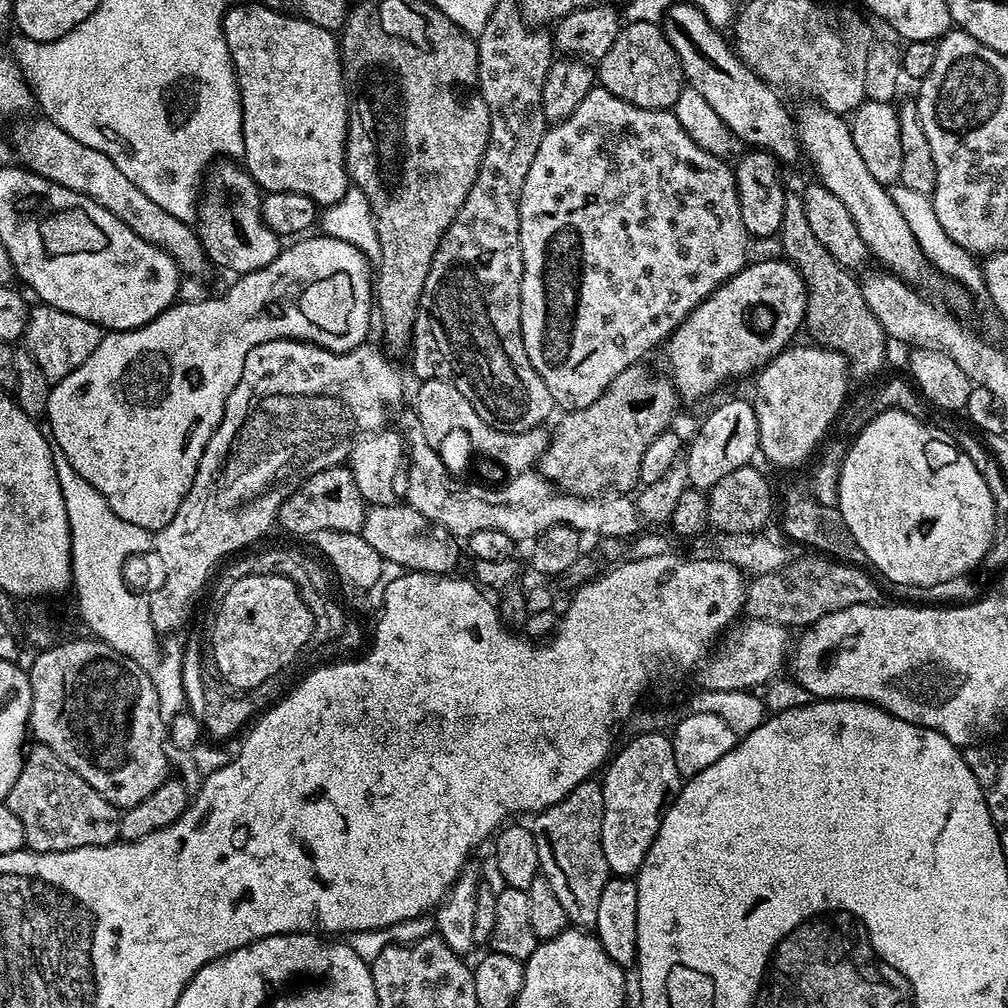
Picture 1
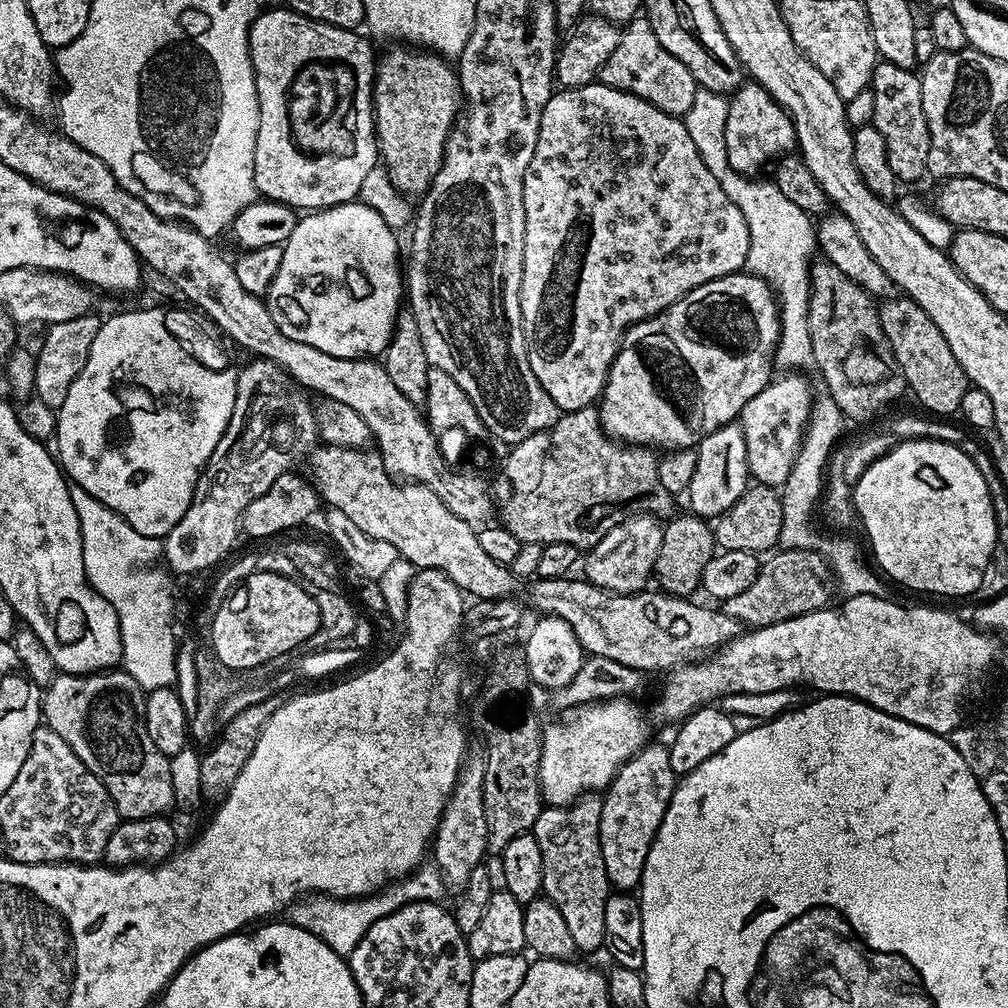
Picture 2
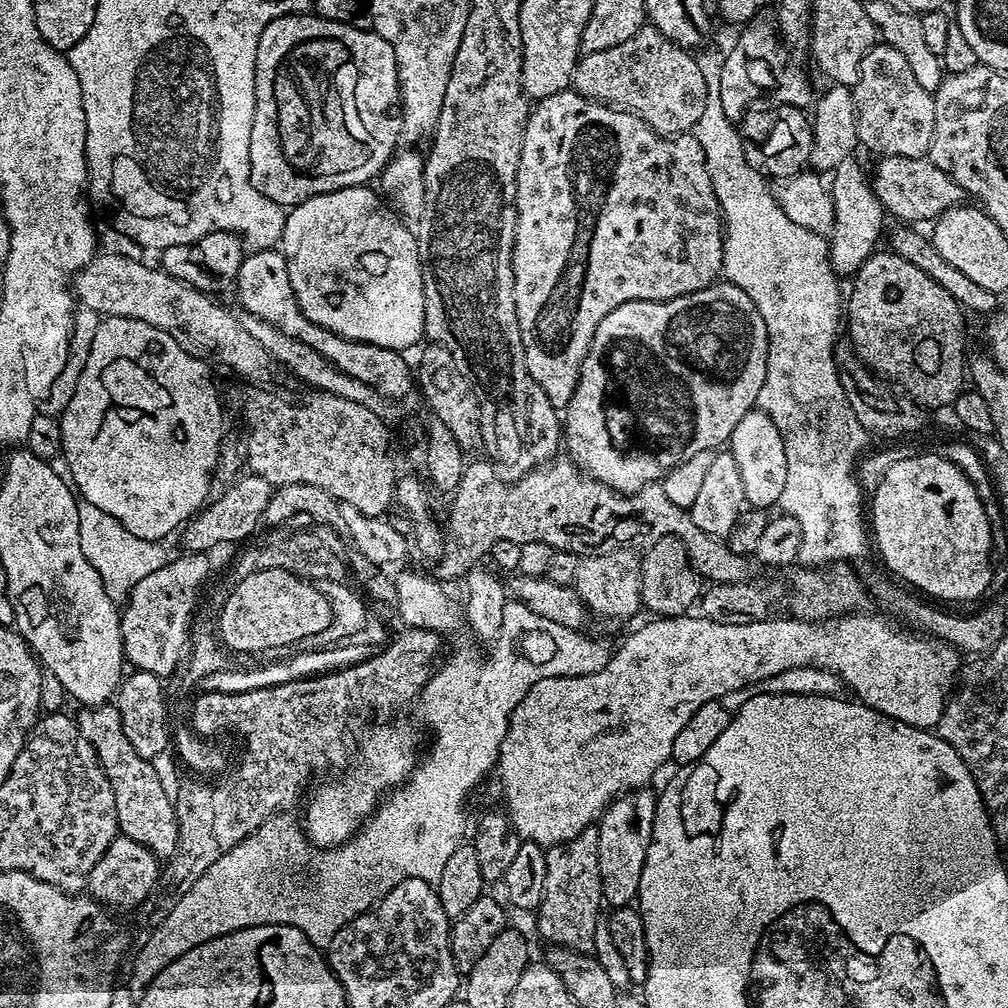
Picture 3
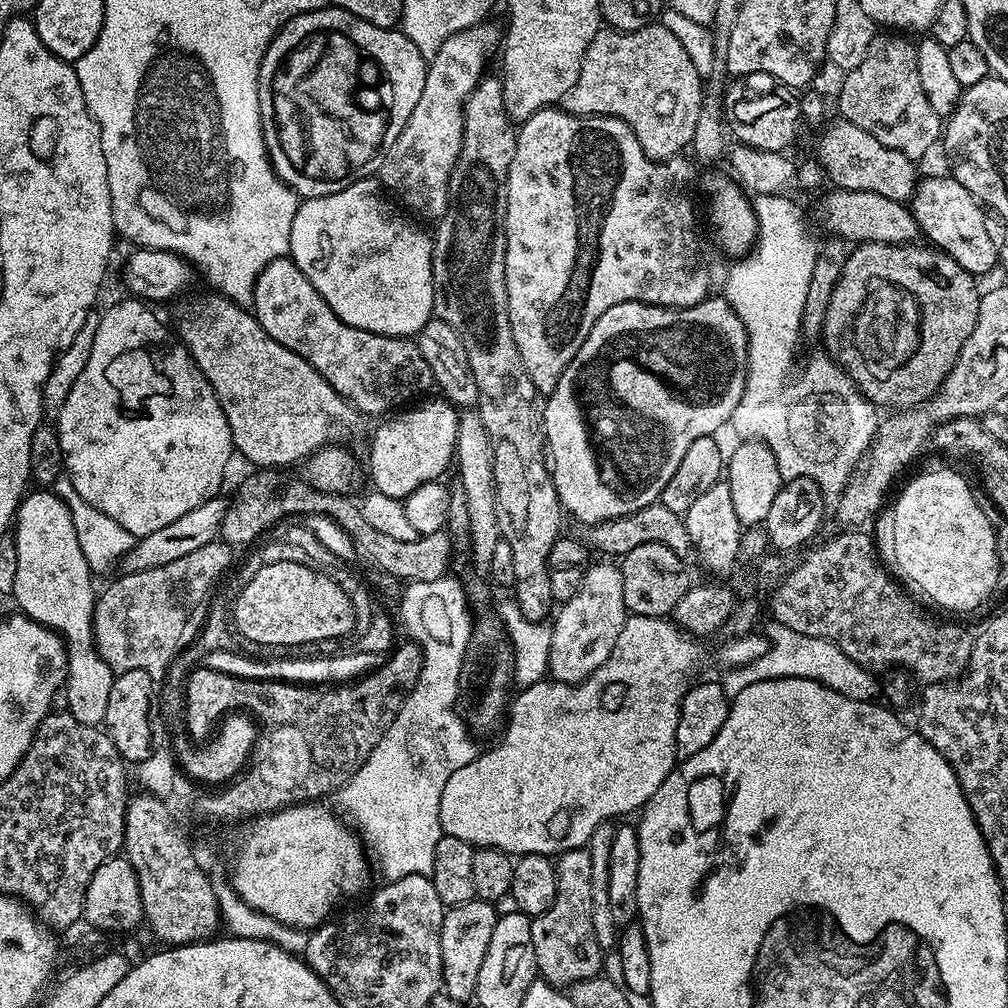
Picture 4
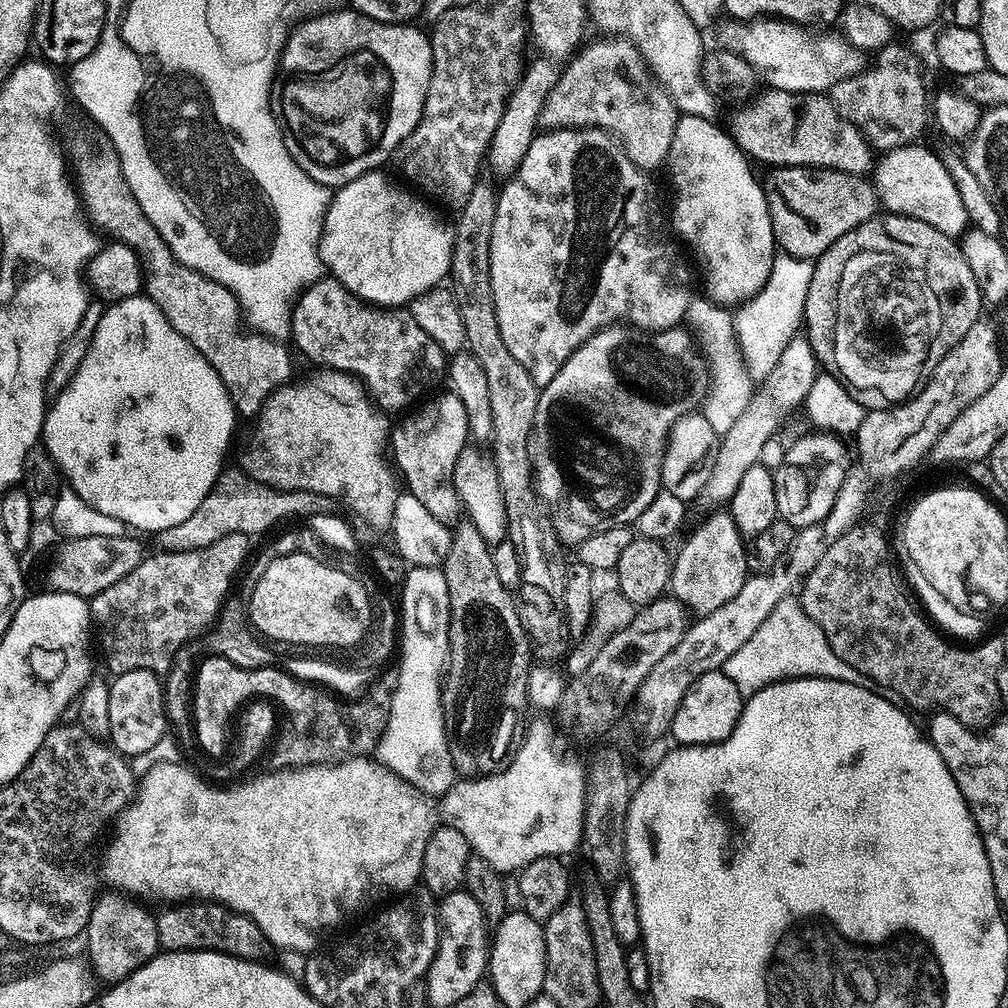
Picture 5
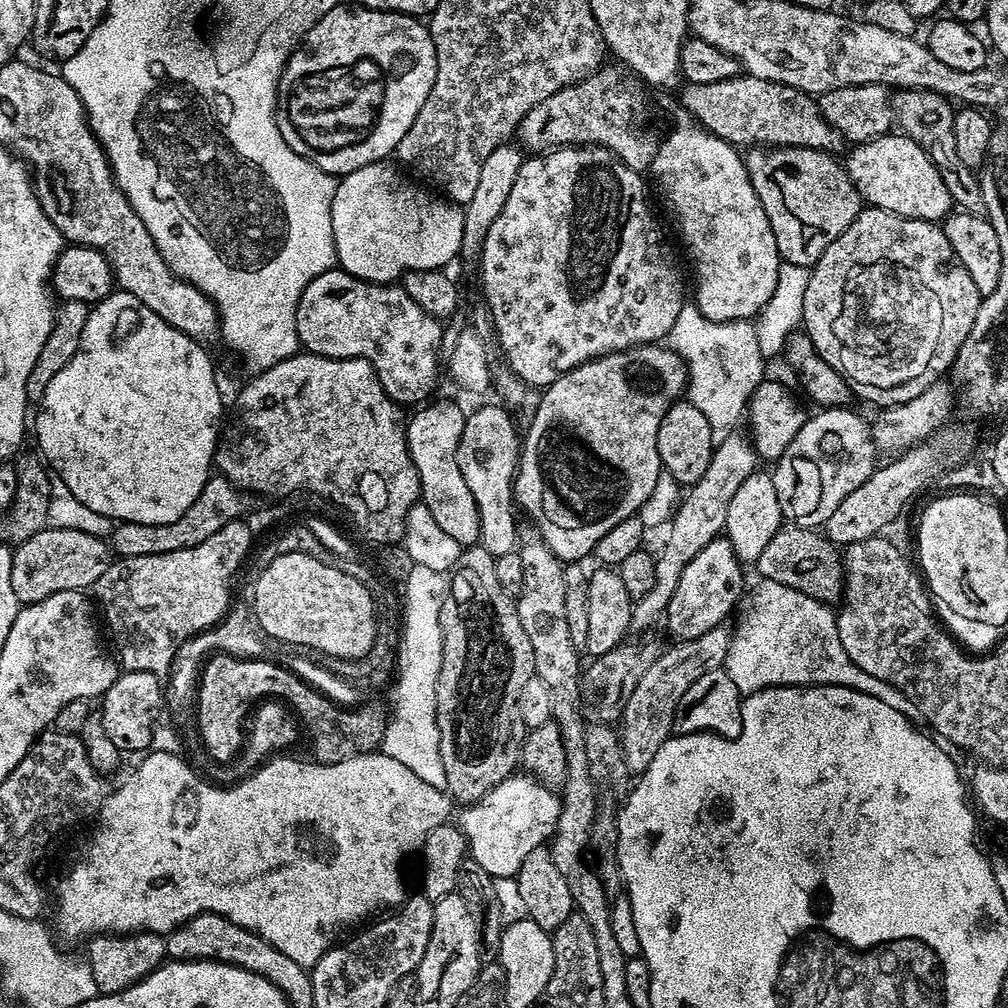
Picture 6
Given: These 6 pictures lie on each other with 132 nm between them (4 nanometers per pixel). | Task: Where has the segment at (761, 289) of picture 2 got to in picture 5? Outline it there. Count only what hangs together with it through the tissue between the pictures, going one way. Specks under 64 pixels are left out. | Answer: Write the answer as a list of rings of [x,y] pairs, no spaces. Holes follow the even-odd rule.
[[[624,322],[609,324],[595,332],[578,350],[574,350],[562,370],[554,374],[547,386],[539,389],[528,453],[536,477],[536,491],[548,505],[556,532],[565,545],[575,546],[595,532],[631,525],[662,490],[660,467],[668,446],[668,433],[681,416],[697,411],[710,391],[710,376],[705,371],[706,364],[701,359],[699,347],[690,349],[684,360],[675,360],[670,353],[660,352],[656,345],[678,343],[678,333],[676,330],[651,333]],[[667,372],[676,376],[680,384],[670,385],[668,392],[652,392],[649,396],[627,388],[620,377],[664,376]]]

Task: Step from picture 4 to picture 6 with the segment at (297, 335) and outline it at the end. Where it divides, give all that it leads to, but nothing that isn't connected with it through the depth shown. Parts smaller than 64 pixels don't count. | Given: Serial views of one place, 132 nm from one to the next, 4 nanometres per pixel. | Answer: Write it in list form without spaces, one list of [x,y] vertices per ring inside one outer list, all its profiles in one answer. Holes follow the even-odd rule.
[[[339,266],[318,274],[306,286],[296,311],[300,348],[305,353],[370,362],[386,394],[401,406],[423,405],[436,388],[436,371],[442,368],[440,340],[446,334],[440,324],[437,317],[426,314],[406,294],[404,287],[395,283],[371,284]]]

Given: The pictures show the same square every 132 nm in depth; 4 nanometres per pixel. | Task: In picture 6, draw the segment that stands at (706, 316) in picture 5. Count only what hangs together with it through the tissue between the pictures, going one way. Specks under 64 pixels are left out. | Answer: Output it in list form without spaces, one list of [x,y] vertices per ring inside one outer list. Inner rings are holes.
[[[685,302],[682,310],[678,310],[678,319],[668,331],[666,344],[671,351],[680,357],[683,367],[688,367],[688,388],[686,384],[686,396],[689,401],[702,400],[697,409],[706,414],[706,422],[712,424],[713,433],[723,438],[737,431],[736,423],[743,421],[748,407],[748,397],[752,391],[766,379],[764,364],[766,358],[758,350],[758,336],[755,323],[747,320],[735,320],[734,322],[714,322],[703,316],[696,309],[695,303]]]

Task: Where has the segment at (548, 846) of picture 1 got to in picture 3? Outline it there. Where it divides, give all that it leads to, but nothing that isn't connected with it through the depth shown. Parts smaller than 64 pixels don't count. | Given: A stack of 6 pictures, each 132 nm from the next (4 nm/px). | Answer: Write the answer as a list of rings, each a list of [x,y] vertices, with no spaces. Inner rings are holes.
[[[599,827],[582,830],[574,838],[551,845],[546,851],[546,890],[534,913],[536,928],[549,945],[594,953],[594,930],[602,919],[602,886],[598,870]]]

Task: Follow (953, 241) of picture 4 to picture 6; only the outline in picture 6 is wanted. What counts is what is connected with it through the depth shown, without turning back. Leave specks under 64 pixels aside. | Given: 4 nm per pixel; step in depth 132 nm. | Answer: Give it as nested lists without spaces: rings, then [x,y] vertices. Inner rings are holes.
[[[903,134],[875,136],[865,144],[851,149],[846,167],[848,176],[854,182],[861,201],[865,205],[881,208],[911,220],[943,221],[954,205],[942,174],[910,137]]]

